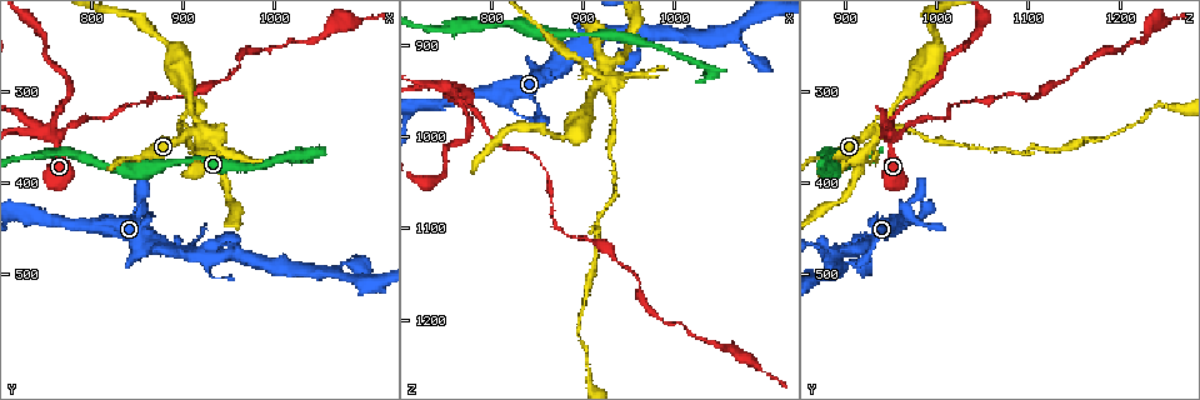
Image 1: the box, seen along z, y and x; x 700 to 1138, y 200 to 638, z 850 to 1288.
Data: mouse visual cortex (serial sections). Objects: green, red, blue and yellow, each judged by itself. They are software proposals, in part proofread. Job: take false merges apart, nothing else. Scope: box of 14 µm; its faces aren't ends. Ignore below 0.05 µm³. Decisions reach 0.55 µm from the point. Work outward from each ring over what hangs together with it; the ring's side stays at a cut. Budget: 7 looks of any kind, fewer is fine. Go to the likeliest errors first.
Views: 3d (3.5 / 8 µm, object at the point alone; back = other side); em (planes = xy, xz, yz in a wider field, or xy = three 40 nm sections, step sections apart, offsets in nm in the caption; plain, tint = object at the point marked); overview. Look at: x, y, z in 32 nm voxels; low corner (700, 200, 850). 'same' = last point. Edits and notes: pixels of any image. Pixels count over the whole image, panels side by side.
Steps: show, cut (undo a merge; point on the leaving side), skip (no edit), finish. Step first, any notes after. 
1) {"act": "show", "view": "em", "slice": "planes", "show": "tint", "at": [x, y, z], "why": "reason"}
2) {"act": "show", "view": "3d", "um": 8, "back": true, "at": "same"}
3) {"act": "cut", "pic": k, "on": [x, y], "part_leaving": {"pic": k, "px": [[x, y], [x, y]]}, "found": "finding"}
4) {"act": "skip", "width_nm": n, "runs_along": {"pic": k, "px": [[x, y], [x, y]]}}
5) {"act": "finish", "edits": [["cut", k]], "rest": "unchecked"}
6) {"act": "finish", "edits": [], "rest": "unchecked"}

{"act": "show", "view": "3d", "um": 3.5, "at": [920, 340, 935], "why": "abrupt turn"}

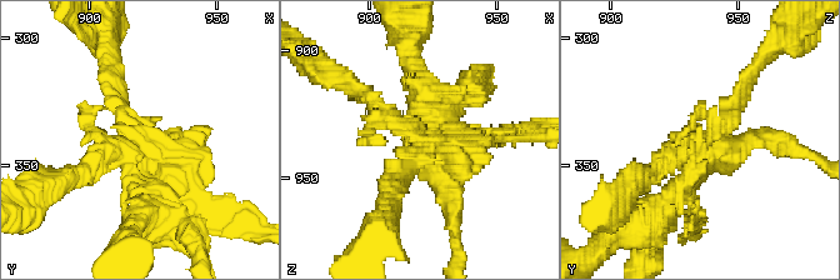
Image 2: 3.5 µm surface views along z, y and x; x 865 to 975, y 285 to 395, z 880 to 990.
{"act": "show", "view": "em", "slice": "planes", "show": "tint", "at": [921, 344, 936]}

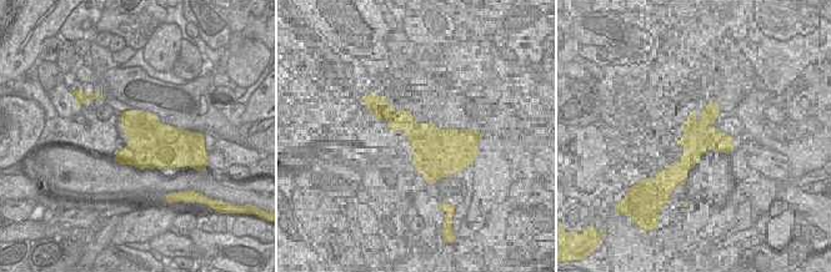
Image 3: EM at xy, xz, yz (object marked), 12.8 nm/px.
{"act": "cut", "pic": 2, "on": [160, 164], "part_leaving": {"pic": 2, "px": [[116, 155], [146, 136], [111, 83]]}, "found": "a second cell is stuck on"}

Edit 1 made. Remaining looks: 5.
{"act": "show", "view": "overview", "why": "redraw"}

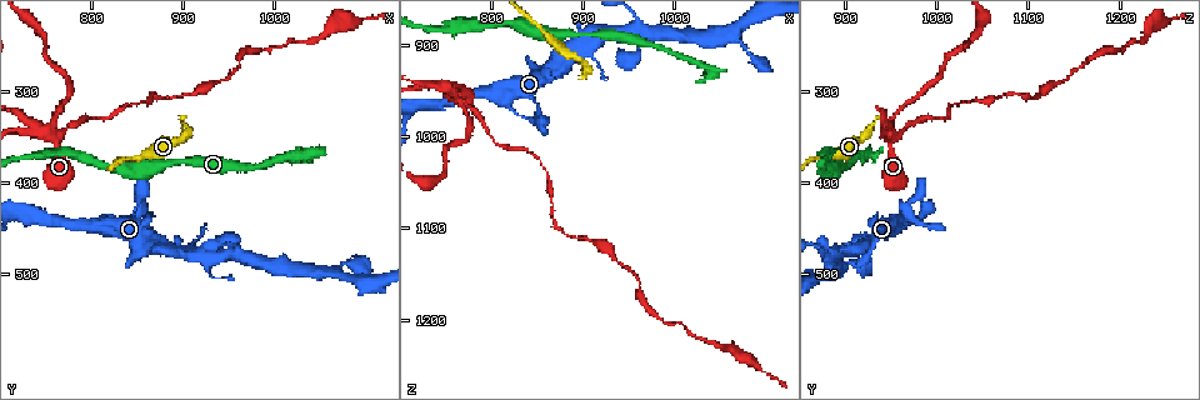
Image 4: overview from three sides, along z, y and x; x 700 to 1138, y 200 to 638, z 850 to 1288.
{"act": "show", "view": "3d", "um": 3.5, "at": [755, 345, 945], "why": "two arms at a narrow angle"}

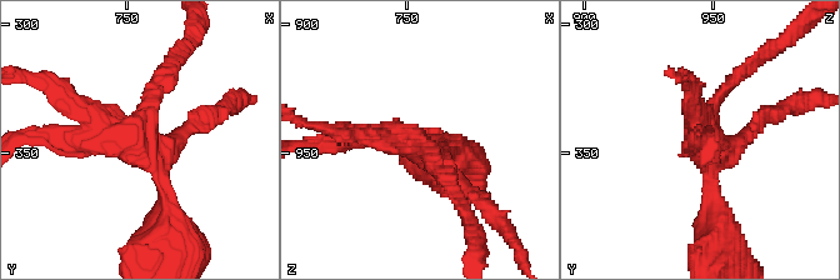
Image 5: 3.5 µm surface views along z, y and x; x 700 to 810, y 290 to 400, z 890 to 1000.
{"act": "cut", "pic": 5, "on": [59, 84], "part_leaving": {"pic": 5, "px": [[165, 158], [204, 111], [231, 104]]}, "found": "a second cell is stuck on"}

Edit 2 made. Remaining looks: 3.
{"act": "show", "view": "3d", "um": 8, "back": true, "at": [1035, 370, 920], "why": "sharp bend"}

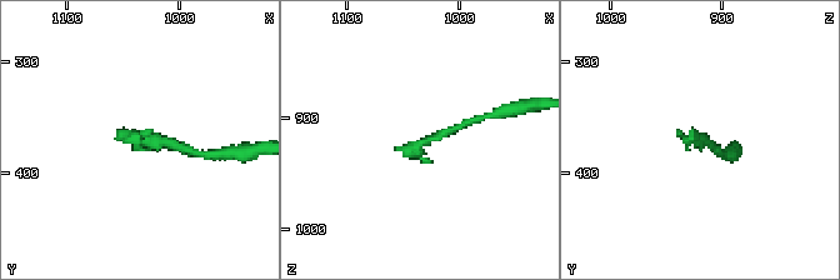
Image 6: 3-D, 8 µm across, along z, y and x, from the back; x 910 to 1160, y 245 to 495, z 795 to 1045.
{"act": "show", "view": "em", "slice": "xy", "step": 3, "show": "tint", "at": [1034, 372, 924], "why": "shape alone is not enough"}

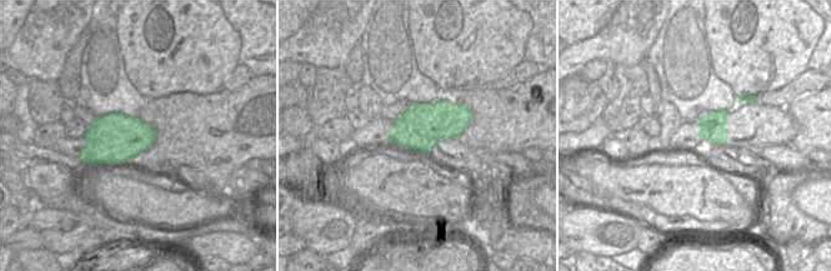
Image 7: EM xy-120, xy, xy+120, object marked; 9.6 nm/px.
{"act": "skip", "runs_along": {"pic": 6, "px": [[451, 129], [416, 148], [433, 161]]}, "found": "one cell here"}

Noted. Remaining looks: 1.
{"act": "finish", "edits": [["cut", 2], ["cut", 5]], "rest": "unchecked"}

